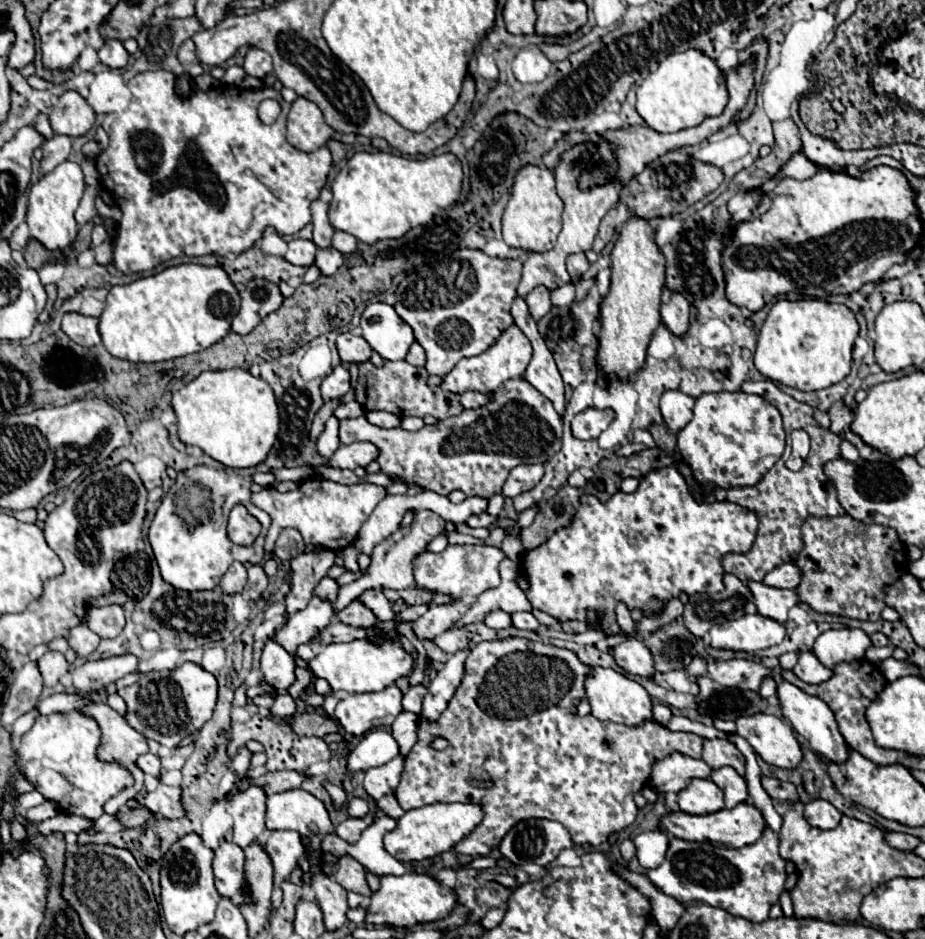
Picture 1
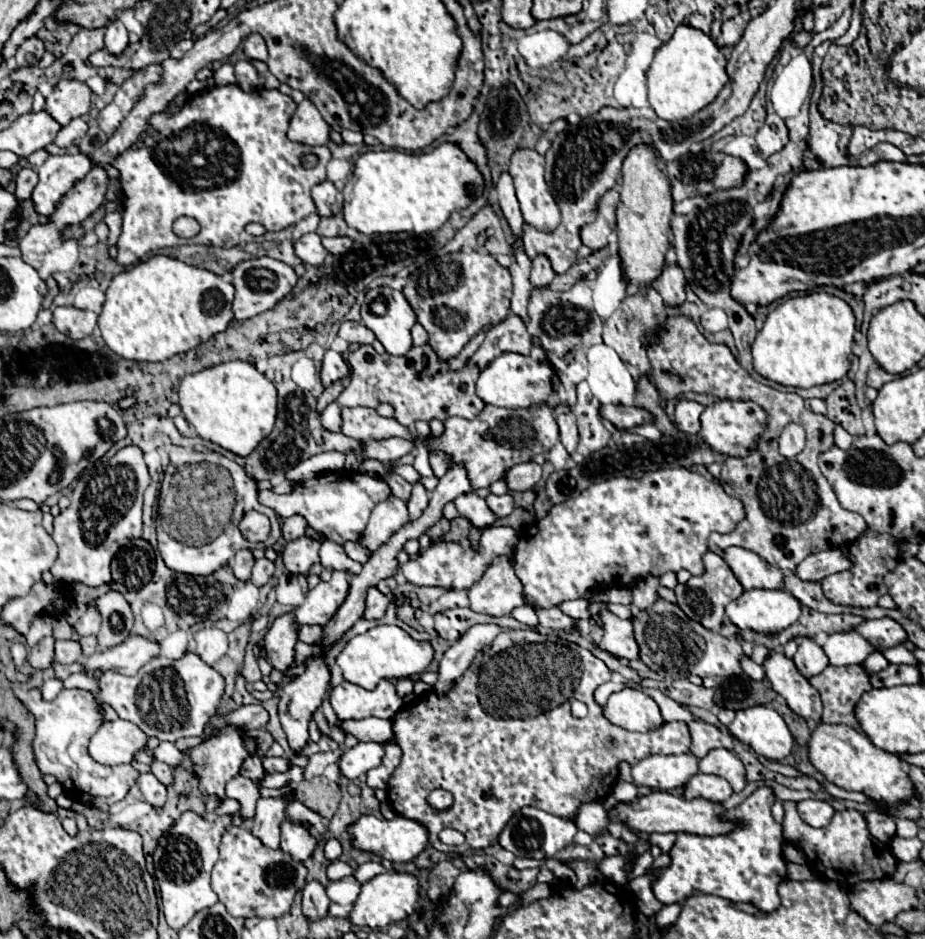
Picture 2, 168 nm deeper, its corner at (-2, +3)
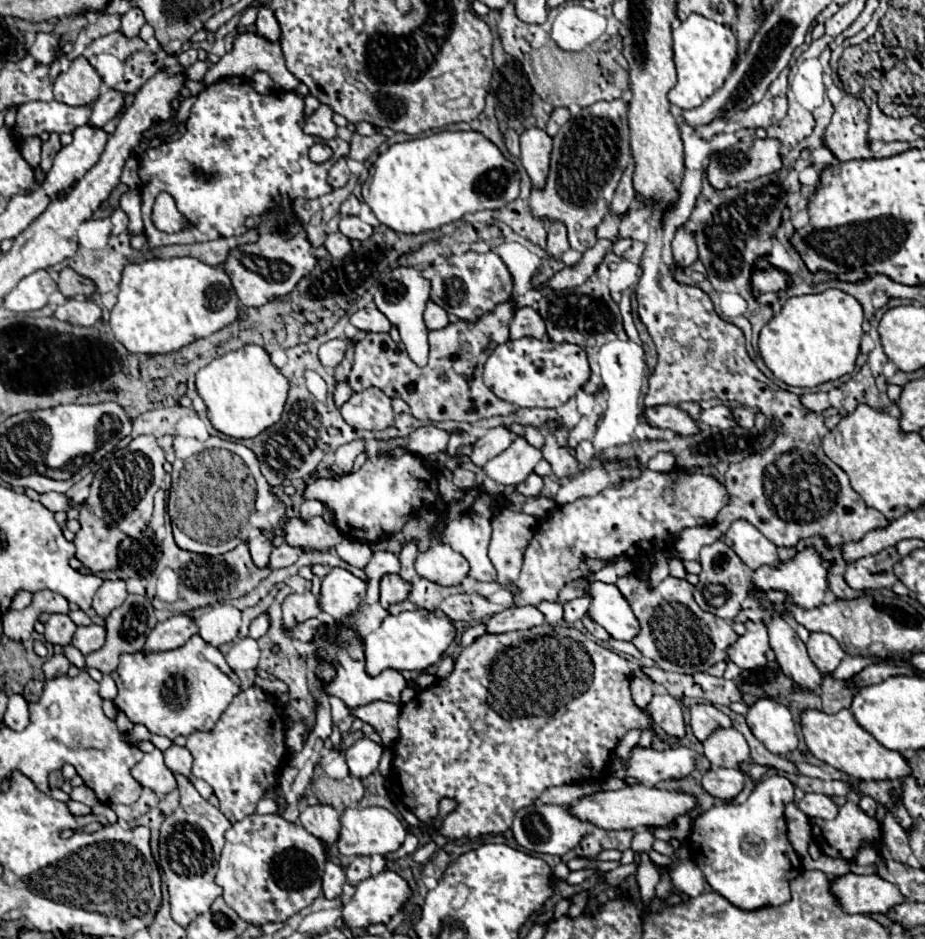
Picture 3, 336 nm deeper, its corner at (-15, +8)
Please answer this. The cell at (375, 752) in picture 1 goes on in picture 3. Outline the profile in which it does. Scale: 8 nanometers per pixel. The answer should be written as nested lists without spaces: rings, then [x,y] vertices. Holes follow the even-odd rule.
[[[367,737],[359,739],[359,741],[357,741],[353,747],[349,747],[347,753],[345,753],[345,759],[347,759],[347,765],[349,765],[351,775],[363,779],[363,777],[371,775],[373,771],[377,771],[381,753],[383,753],[383,747],[377,745],[375,741],[371,741],[371,739],[367,739]]]

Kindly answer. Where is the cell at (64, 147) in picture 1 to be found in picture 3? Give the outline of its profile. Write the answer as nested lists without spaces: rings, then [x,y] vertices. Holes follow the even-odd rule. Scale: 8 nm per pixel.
[[[105,89],[91,107],[93,107],[93,111],[89,117],[89,127],[93,127],[93,129],[103,127],[123,107],[123,93],[113,91],[113,89]]]

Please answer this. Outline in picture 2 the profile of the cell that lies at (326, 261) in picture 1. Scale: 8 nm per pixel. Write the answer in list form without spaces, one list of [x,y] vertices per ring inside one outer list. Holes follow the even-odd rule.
[[[334,236],[334,238],[322,238],[322,244],[330,254],[340,256],[340,254],[346,254],[352,248],[354,240],[348,238],[348,236]]]

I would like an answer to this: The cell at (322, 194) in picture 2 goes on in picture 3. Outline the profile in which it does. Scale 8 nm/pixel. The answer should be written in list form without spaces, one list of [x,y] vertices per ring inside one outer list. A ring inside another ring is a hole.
[[[343,157],[343,159],[339,159],[333,167],[331,167],[331,171],[329,171],[329,177],[327,177],[327,183],[333,187],[333,189],[341,189],[341,187],[345,187],[347,185],[347,181],[349,181],[349,177],[351,177],[351,173],[349,173],[349,169],[347,169],[347,163],[345,163],[347,159]]]

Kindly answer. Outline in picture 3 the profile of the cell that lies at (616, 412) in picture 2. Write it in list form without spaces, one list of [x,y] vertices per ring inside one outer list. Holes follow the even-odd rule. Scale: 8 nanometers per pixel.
[[[657,405],[657,407],[645,407],[643,417],[651,427],[659,429],[671,429],[679,435],[691,435],[697,433],[697,423],[679,407],[675,405]]]

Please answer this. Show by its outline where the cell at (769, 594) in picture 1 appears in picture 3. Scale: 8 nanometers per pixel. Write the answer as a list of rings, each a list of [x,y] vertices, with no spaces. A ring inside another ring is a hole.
[[[735,521],[731,525],[731,529],[727,533],[723,533],[723,541],[753,571],[759,569],[761,565],[769,565],[769,567],[781,565],[777,547],[747,521]]]

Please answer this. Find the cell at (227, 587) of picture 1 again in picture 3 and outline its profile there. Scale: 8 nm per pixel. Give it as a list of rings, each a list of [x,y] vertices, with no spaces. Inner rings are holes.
[[[259,535],[259,537],[249,541],[249,553],[251,553],[251,559],[257,567],[267,567],[269,565],[271,549],[273,549],[273,545],[265,535]]]

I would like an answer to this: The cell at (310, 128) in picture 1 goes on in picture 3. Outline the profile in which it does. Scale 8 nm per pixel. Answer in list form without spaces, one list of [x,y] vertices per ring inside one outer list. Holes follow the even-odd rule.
[[[319,105],[319,109],[307,117],[303,131],[321,139],[333,139],[337,125],[333,123],[333,109],[329,105]]]

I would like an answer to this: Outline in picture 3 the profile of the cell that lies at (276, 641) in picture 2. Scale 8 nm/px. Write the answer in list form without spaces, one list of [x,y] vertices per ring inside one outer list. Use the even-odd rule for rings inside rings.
[[[289,595],[283,601],[283,625],[285,629],[293,629],[295,625],[319,615],[317,613],[317,597],[315,595]]]

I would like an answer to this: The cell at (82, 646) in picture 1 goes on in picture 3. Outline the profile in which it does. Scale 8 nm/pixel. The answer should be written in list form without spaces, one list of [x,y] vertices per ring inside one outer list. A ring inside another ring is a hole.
[[[105,581],[93,597],[93,609],[99,617],[109,617],[113,609],[117,609],[127,597],[125,581]]]

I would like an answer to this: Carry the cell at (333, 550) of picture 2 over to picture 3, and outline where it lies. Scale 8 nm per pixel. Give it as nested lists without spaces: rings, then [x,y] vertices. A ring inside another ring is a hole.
[[[343,539],[337,547],[335,547],[337,555],[347,561],[349,565],[353,567],[359,567],[359,569],[365,569],[367,563],[371,561],[371,555],[373,551],[369,549],[367,543],[363,541],[355,541],[355,539]]]

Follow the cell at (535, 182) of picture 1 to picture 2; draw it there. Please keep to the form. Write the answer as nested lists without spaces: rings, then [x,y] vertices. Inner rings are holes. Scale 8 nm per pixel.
[[[532,148],[516,150],[512,154],[512,160],[510,160],[510,174],[514,178],[516,196],[520,202],[524,222],[532,224],[534,228],[538,228],[542,232],[552,232],[560,224],[560,210],[558,210],[558,206],[556,206],[556,202],[554,202],[554,198],[548,192],[546,182],[544,182],[544,156],[540,156]]]

